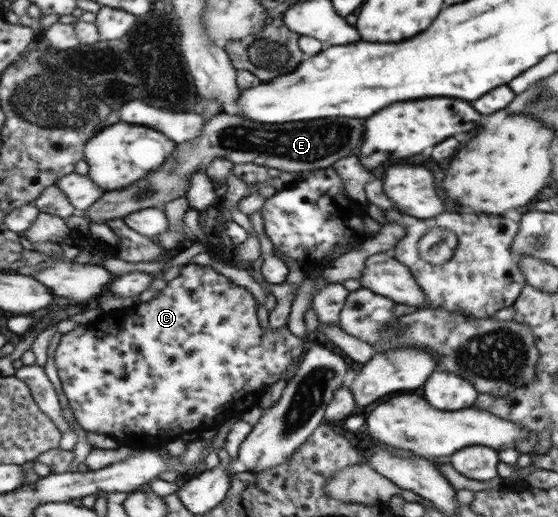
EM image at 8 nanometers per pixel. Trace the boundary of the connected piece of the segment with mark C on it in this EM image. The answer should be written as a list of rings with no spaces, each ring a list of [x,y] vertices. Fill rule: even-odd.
[[[196,263],[186,264],[178,277],[168,283],[161,293],[148,303],[140,303],[136,306],[138,318],[126,318],[124,310],[108,312],[95,322],[78,327],[66,333],[56,350],[56,365],[63,383],[65,394],[68,396],[70,408],[76,415],[78,422],[86,431],[105,434],[114,438],[120,447],[128,447],[141,452],[152,448],[165,447],[168,442],[176,440],[180,434],[192,432],[196,428],[200,430],[212,430],[220,428],[232,418],[243,417],[253,409],[260,407],[262,395],[270,386],[276,384],[282,376],[282,372],[304,352],[304,342],[294,334],[286,334],[286,350],[278,350],[278,329],[269,329],[260,322],[260,305],[254,298],[254,294],[244,286],[235,284],[232,278],[218,272],[215,266],[200,265]]]

